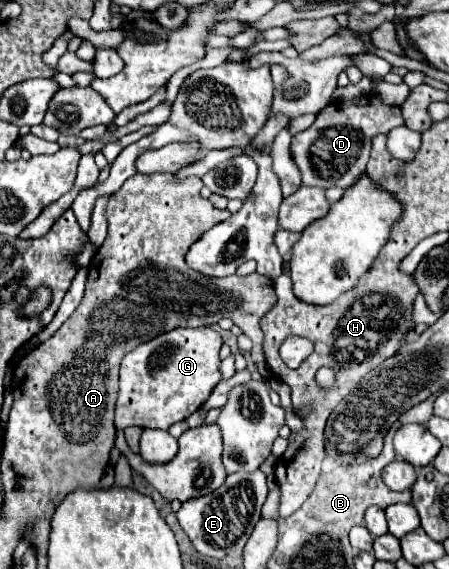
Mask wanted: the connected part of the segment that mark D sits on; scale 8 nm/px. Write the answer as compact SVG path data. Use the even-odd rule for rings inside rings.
M375 93L351 101L331 101L323 111L317 113L315 123L309 129L297 133L291 139L293 161L301 171L303 185L321 189L347 189L365 171L371 139L379 133L389 133L391 129L401 125L405 125L401 107L385 105Z

